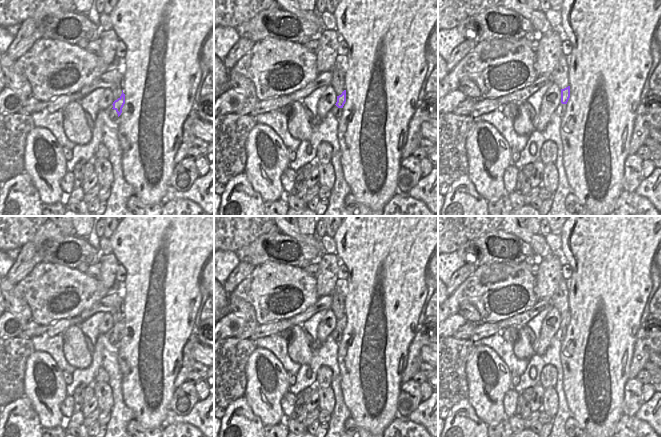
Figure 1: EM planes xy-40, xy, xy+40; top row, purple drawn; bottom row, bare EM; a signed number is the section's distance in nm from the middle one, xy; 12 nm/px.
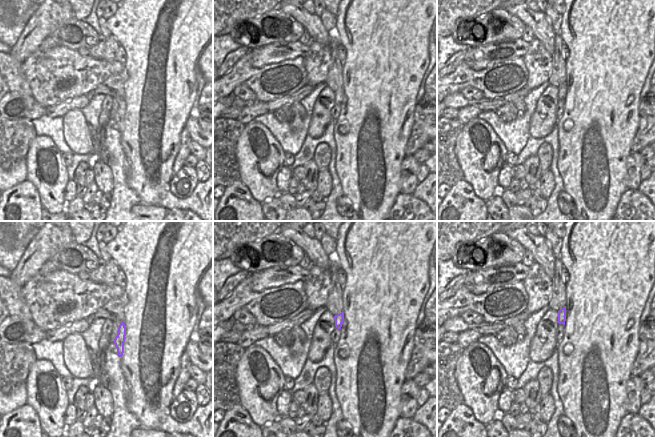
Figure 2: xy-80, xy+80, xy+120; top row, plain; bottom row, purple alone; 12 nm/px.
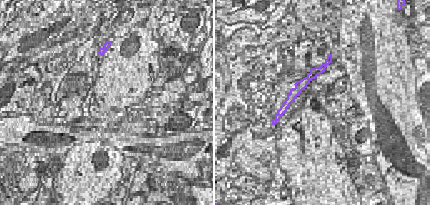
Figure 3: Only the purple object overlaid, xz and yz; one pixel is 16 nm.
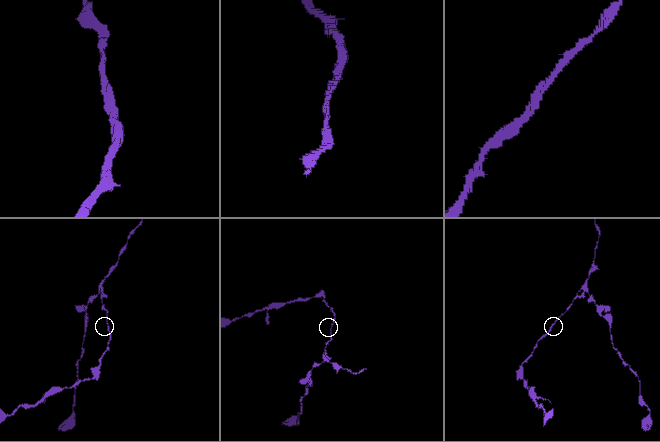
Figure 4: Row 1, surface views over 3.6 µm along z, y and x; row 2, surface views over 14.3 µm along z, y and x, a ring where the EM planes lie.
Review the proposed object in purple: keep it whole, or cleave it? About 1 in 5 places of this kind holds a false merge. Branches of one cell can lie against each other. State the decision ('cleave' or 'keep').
keep

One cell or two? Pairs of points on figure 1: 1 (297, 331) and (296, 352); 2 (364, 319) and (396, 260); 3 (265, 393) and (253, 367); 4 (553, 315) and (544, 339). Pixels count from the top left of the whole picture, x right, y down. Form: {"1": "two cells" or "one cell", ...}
{"1": "one cell", "2": "one cell", "3": "one cell", "4": "one cell"}

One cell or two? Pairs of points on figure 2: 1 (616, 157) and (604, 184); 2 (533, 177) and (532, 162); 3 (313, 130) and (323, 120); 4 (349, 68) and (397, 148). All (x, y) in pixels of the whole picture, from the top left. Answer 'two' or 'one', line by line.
1: one
2: one
3: one
4: one

